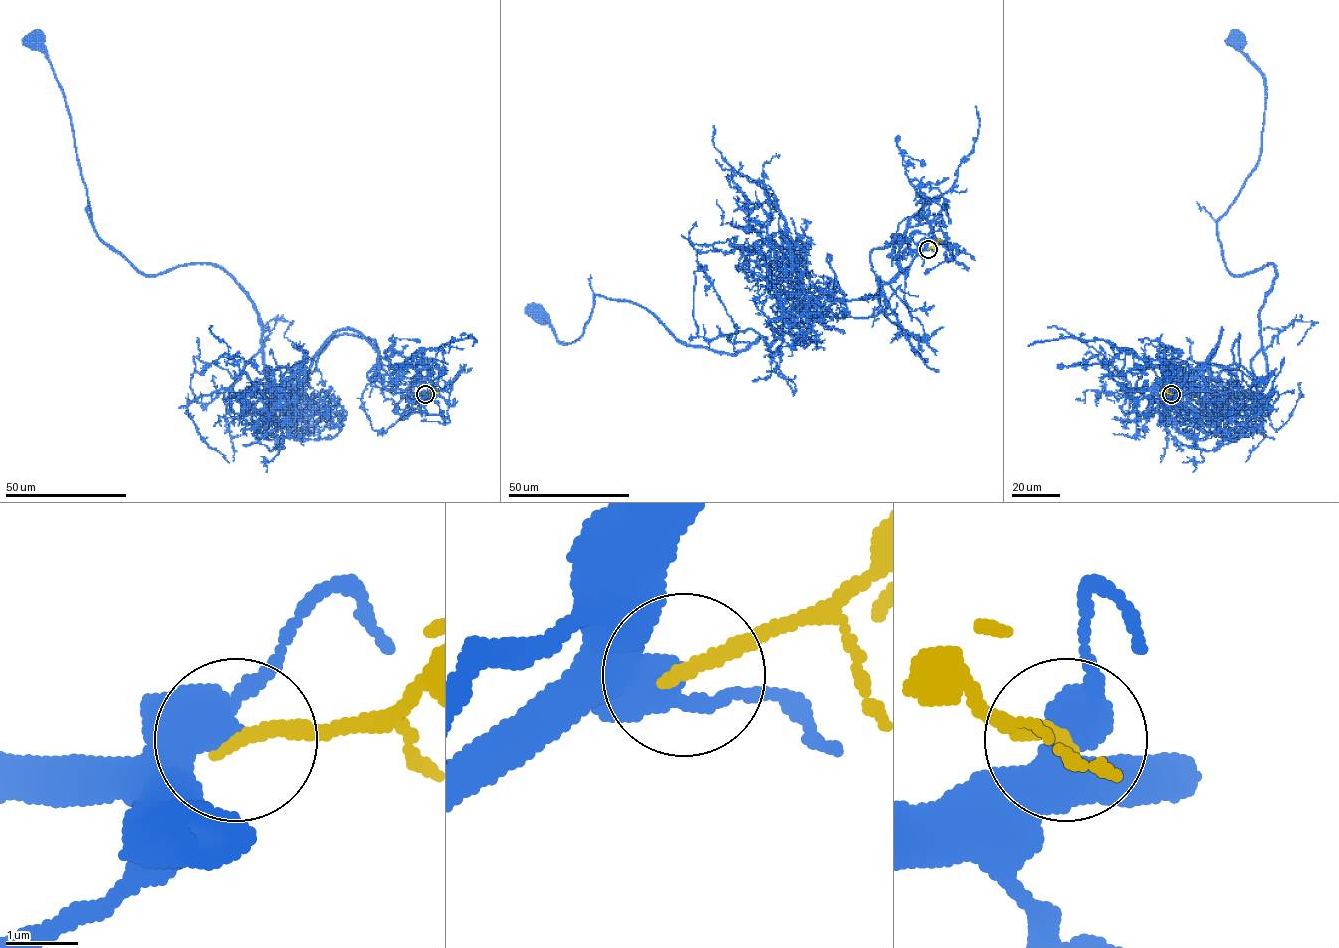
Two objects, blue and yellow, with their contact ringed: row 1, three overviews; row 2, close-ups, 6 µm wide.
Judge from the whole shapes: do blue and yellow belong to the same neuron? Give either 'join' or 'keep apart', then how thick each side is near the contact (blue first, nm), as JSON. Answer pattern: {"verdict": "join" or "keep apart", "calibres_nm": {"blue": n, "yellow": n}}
{"verdict": "keep apart", "calibres_nm": {"blue": 400, "yellow": 220}}

